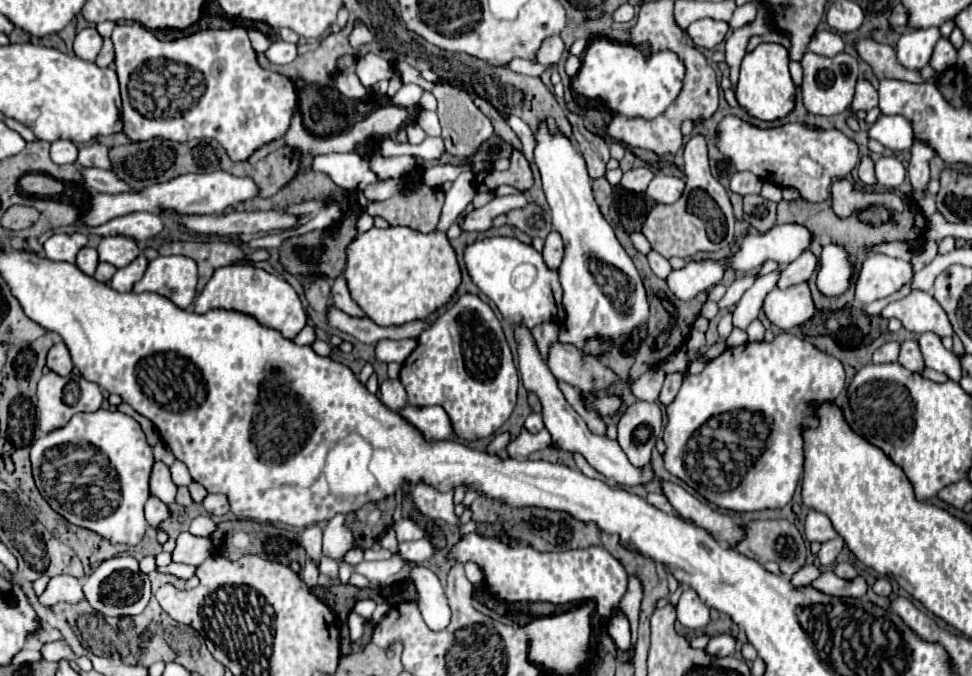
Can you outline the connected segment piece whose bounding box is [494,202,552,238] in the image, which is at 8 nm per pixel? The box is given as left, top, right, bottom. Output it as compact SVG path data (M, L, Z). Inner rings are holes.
M528 202L524 208L510 210L510 214L500 214L498 218L494 218L494 226L502 224L516 226L522 232L526 232L530 238L534 236L546 238L546 234L552 230L550 216L536 202Z

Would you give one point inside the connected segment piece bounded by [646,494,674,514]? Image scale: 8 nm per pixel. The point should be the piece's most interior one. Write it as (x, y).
(659, 500)

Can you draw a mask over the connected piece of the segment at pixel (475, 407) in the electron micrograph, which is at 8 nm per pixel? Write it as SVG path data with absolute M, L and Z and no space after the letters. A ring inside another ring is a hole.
M462 294L456 302L448 304L430 328L418 336L418 346L406 358L400 370L400 382L408 392L408 400L414 406L442 406L454 426L458 440L476 440L494 434L512 414L518 390L518 370L514 366L506 336L502 340L502 324L494 310L482 302L476 294Z

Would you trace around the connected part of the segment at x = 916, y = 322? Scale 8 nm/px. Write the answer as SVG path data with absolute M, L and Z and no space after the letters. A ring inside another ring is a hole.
M912 290L908 296L890 302L880 312L880 316L898 318L910 332L934 332L938 336L952 336L952 326L946 312L932 298L932 294L922 290Z

